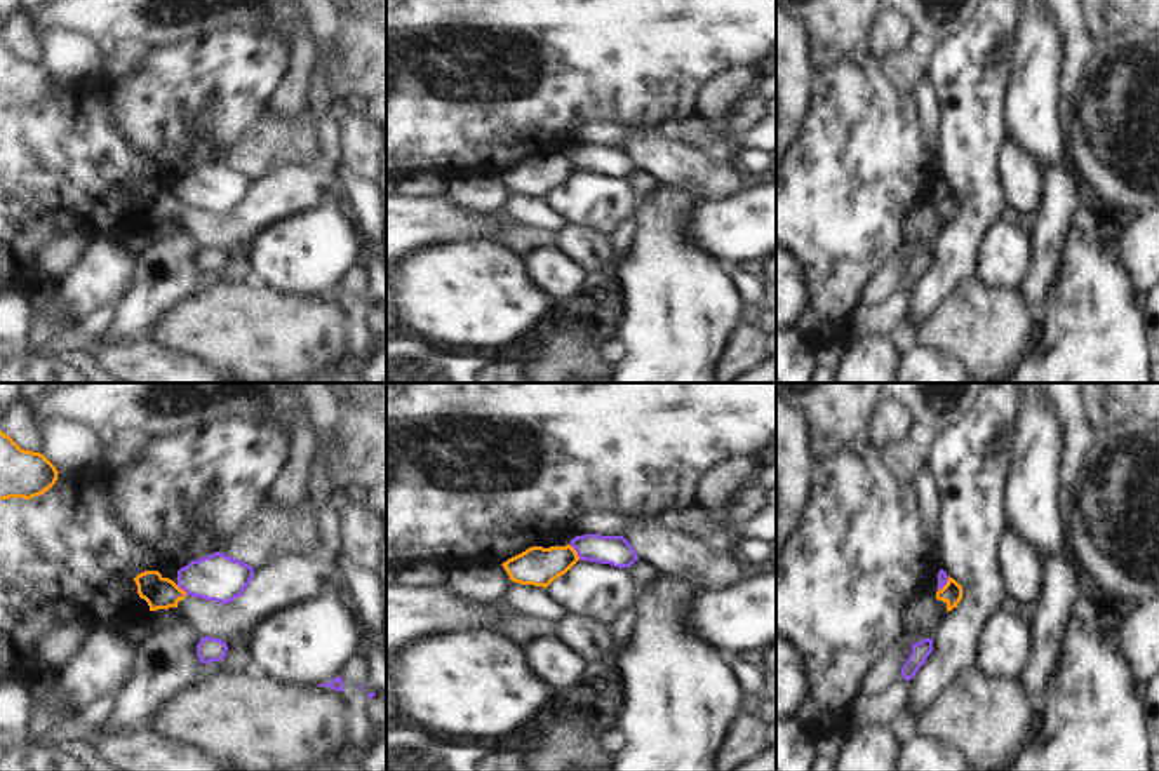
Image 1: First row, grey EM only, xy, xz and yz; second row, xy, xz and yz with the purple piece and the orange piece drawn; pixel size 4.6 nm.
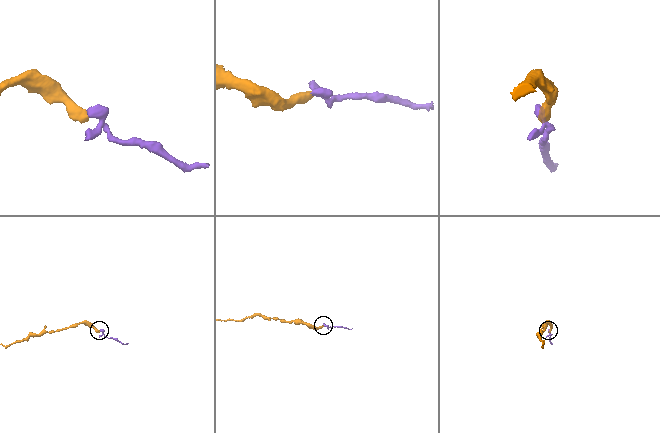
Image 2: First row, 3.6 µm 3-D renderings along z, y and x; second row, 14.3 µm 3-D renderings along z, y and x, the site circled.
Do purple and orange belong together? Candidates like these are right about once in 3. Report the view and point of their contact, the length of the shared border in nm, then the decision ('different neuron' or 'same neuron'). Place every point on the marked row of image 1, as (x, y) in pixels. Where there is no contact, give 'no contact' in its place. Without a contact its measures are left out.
xz (576, 552) | 90 nm | different neuron

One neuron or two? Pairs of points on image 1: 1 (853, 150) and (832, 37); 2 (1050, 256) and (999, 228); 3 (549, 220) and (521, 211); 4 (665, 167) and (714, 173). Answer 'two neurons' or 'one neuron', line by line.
1: two neurons
2: two neurons
3: one neuron
4: one neuron

